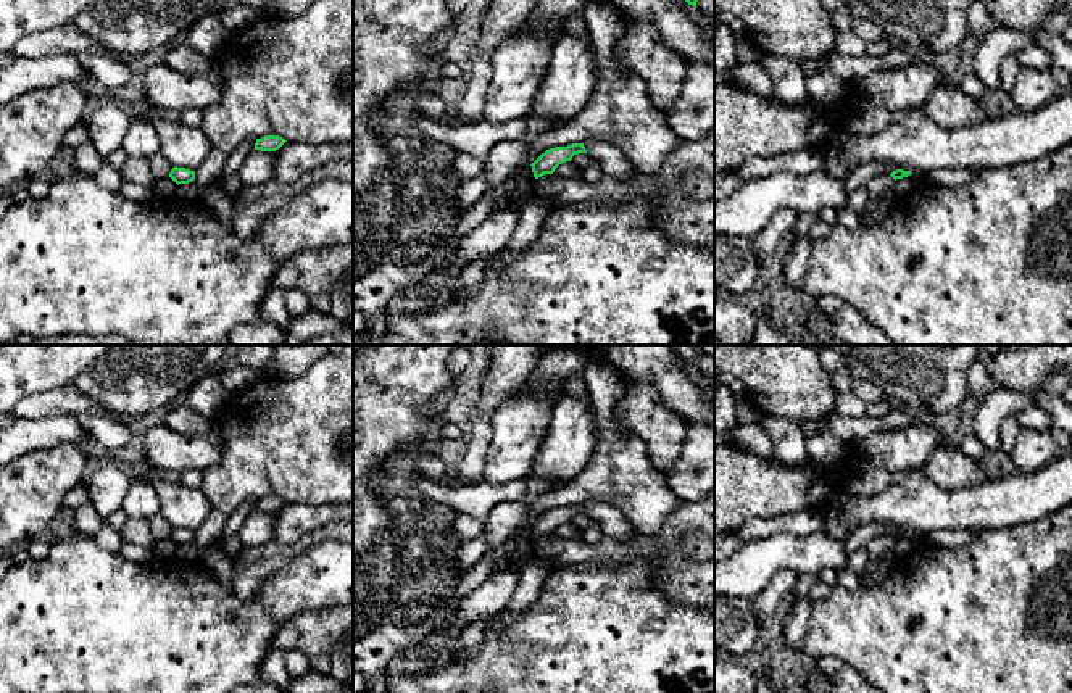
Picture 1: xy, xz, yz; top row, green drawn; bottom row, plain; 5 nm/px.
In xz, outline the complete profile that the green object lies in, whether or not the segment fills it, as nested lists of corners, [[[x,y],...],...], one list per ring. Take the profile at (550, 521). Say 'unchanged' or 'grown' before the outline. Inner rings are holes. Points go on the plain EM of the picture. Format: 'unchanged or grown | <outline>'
unchanged | [[[572,504],[567,508],[555,508],[546,511],[530,525],[534,538],[538,540],[545,535],[553,535],[559,525],[571,522],[572,517],[579,514],[587,514],[584,504]]]

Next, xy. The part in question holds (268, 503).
unchanged | [[[264,496],[256,500],[255,511],[261,512],[276,512],[279,511],[287,501],[279,496]]]

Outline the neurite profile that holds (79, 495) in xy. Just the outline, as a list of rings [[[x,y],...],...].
[[[82,482],[76,485],[71,492],[68,492],[68,495],[64,496],[66,516],[85,503],[90,503],[90,493],[85,482]]]

